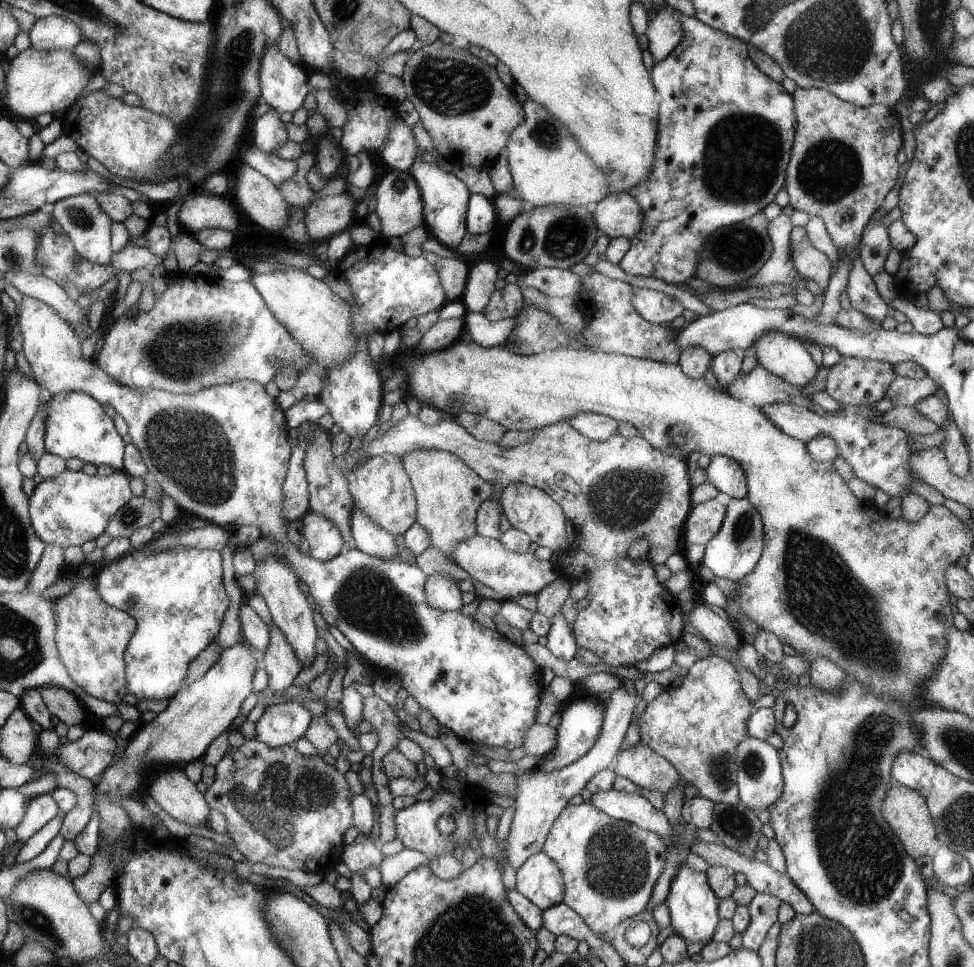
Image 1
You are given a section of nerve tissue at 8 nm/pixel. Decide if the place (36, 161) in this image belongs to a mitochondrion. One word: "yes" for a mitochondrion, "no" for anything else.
no

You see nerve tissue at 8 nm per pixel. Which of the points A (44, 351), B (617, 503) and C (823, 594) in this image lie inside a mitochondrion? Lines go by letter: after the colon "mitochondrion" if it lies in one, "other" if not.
A: other
B: mitochondrion
C: mitochondrion

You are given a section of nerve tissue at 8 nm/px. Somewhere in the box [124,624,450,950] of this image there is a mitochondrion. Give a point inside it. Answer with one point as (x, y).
(277, 802)

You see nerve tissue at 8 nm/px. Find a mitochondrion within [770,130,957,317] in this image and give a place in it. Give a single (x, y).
(830, 171)

